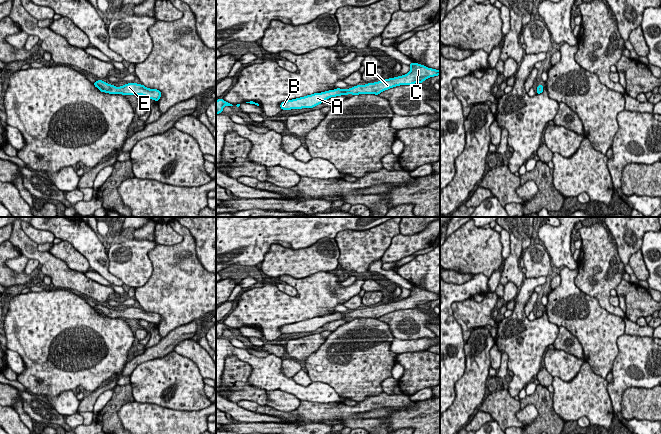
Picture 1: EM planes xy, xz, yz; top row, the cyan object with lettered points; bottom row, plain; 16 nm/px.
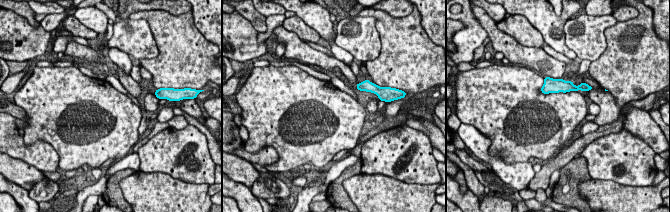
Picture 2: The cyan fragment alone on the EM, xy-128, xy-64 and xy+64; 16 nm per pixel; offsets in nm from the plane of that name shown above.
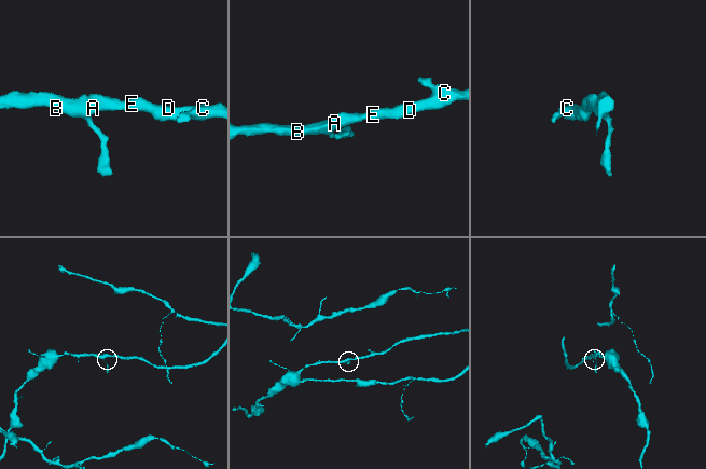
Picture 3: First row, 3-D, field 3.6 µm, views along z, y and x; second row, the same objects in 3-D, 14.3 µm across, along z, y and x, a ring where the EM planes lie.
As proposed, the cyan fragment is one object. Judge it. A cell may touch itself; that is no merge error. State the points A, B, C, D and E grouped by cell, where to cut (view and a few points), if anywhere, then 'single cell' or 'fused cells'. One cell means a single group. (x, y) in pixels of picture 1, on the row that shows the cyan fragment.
A B C D E; no cut; single cell

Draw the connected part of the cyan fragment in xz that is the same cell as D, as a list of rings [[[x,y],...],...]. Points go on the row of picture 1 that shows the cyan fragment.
[[[412,62],[410,65],[410,71],[402,76],[381,80],[374,83],[368,83],[365,85],[356,85],[349,89],[334,89],[321,93],[314,93],[304,97],[287,100],[280,104],[282,110],[313,108],[318,104],[323,103],[326,99],[331,97],[341,96],[343,94],[359,95],[359,94],[375,94],[378,95],[381,92],[390,88],[400,85],[412,85],[415,83],[422,83],[429,77],[440,75],[440,70],[428,68],[424,65]]]

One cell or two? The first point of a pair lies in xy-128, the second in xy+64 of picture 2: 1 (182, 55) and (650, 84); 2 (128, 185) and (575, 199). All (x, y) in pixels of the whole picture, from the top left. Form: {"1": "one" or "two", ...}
{"1": "one", "2": "two"}

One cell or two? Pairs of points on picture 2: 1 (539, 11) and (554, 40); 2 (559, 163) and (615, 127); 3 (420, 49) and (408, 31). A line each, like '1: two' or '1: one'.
1: one
2: one
3: one

